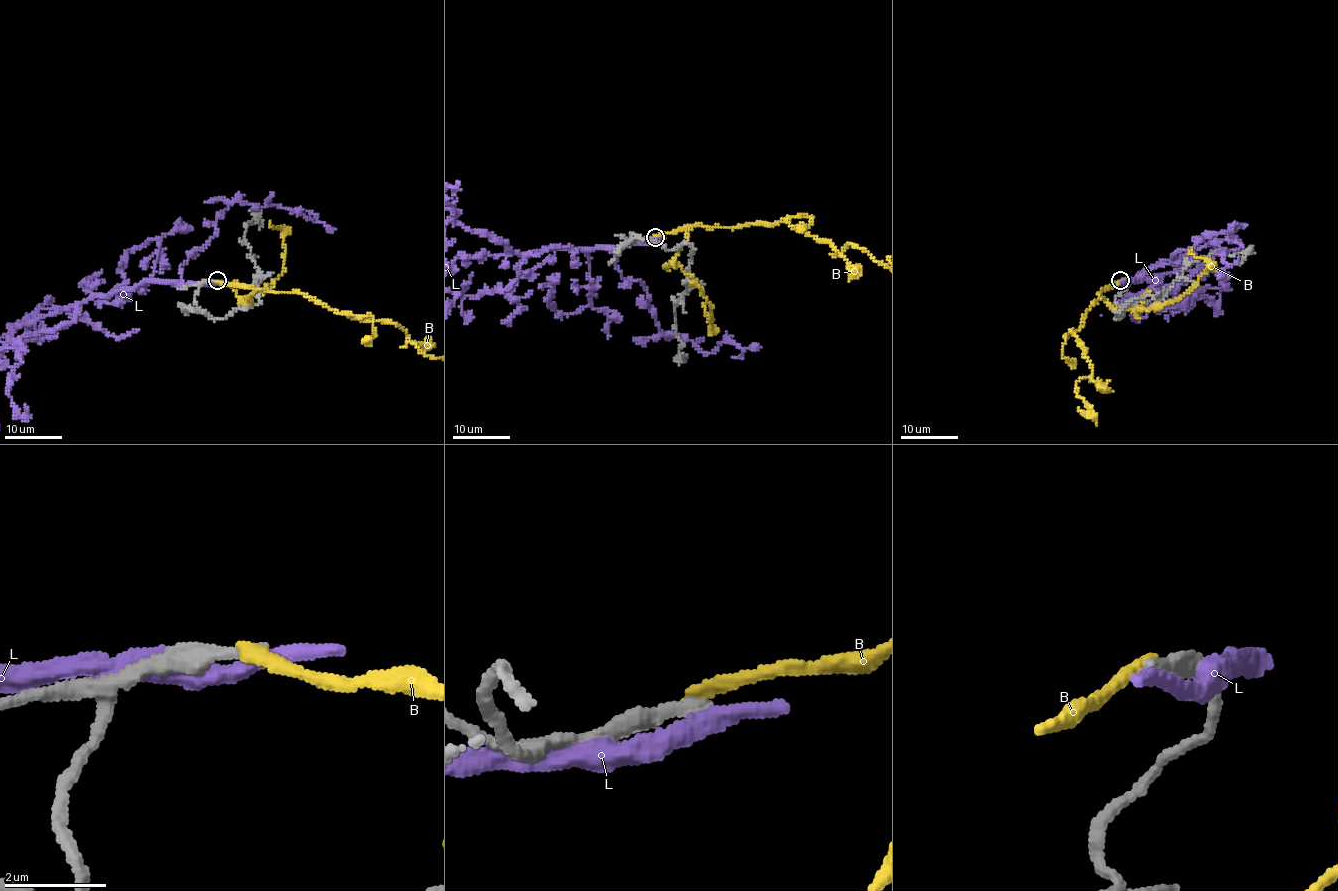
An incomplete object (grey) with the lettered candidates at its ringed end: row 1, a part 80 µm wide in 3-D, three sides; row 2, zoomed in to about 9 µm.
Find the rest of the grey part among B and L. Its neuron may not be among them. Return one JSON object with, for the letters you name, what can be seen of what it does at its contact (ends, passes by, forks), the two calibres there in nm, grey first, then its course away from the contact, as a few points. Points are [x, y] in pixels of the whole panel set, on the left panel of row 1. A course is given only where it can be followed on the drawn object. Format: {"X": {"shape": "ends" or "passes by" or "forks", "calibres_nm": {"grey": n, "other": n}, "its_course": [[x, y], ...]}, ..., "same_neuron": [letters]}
{"same_neuron": []}

